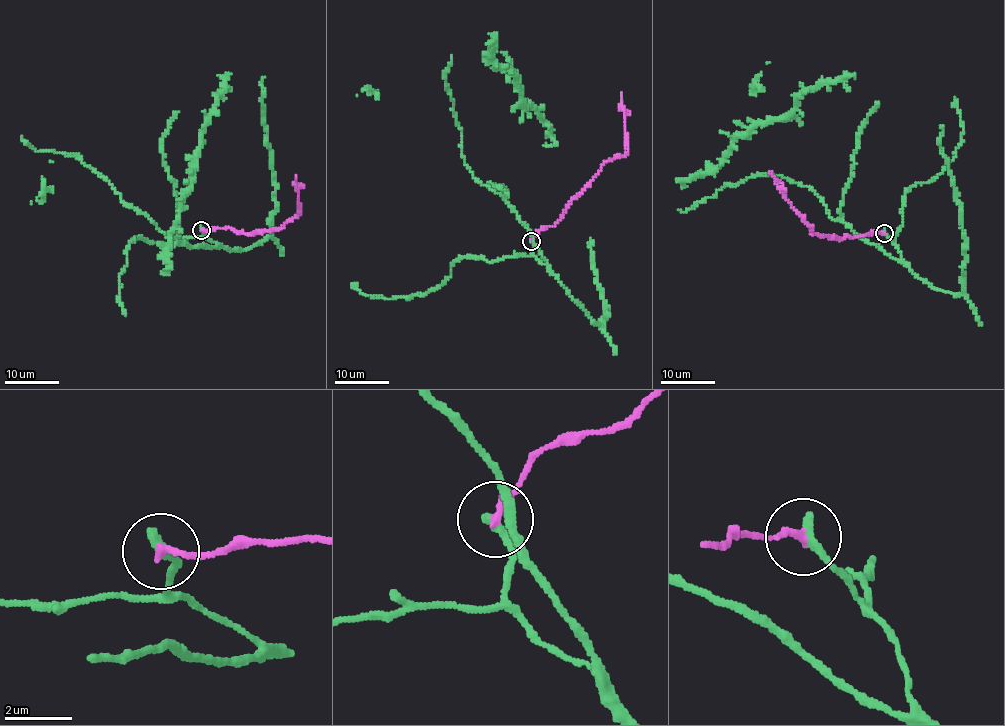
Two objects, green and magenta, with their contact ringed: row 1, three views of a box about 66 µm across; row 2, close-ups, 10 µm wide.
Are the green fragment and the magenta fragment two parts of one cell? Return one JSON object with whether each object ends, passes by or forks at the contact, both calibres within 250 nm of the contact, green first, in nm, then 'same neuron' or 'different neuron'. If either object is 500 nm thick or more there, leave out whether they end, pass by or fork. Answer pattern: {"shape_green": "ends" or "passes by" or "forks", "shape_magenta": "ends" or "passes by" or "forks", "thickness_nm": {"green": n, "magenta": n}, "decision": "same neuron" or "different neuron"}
{"shape_green": "ends", "shape_magenta": "ends", "thickness_nm": {"green": 300, "magenta": 240}, "decision": "different neuron"}

